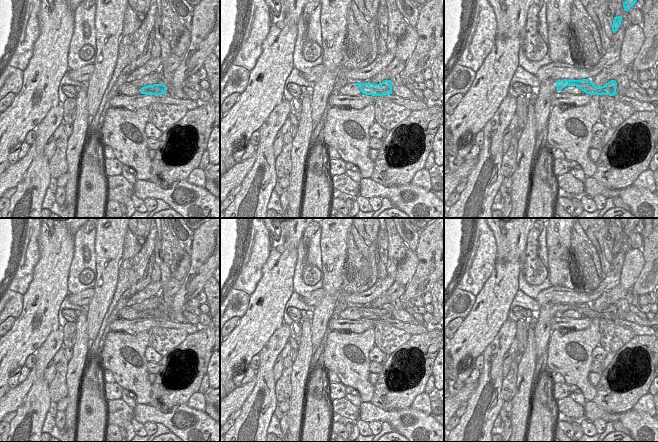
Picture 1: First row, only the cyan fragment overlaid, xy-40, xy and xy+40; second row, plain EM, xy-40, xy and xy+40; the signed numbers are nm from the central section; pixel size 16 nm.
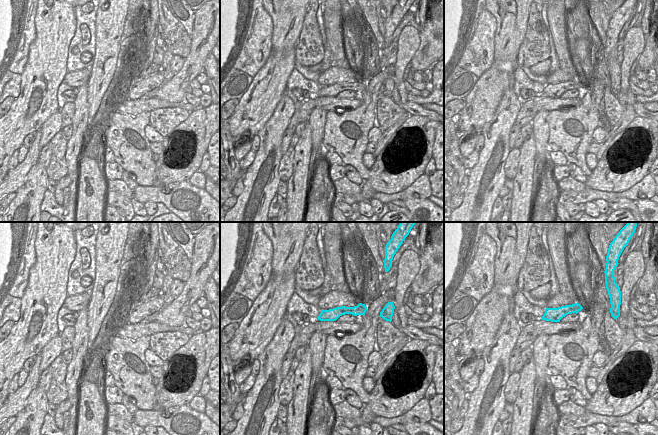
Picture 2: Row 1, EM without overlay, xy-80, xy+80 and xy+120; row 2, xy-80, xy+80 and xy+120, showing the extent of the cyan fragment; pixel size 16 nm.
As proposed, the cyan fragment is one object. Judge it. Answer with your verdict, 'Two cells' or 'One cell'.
Two cells.

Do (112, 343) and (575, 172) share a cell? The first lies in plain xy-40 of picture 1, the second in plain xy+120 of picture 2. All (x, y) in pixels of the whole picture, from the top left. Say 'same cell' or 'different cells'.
different cells

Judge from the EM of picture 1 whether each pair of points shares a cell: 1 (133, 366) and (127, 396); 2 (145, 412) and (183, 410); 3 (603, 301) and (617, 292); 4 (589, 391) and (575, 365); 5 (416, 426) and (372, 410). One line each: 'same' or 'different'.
1: different
2: same
3: same
4: same
5: same

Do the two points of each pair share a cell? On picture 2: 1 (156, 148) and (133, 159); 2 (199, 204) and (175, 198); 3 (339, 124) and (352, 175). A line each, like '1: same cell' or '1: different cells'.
1: different cells
2: same cell
3: different cells

